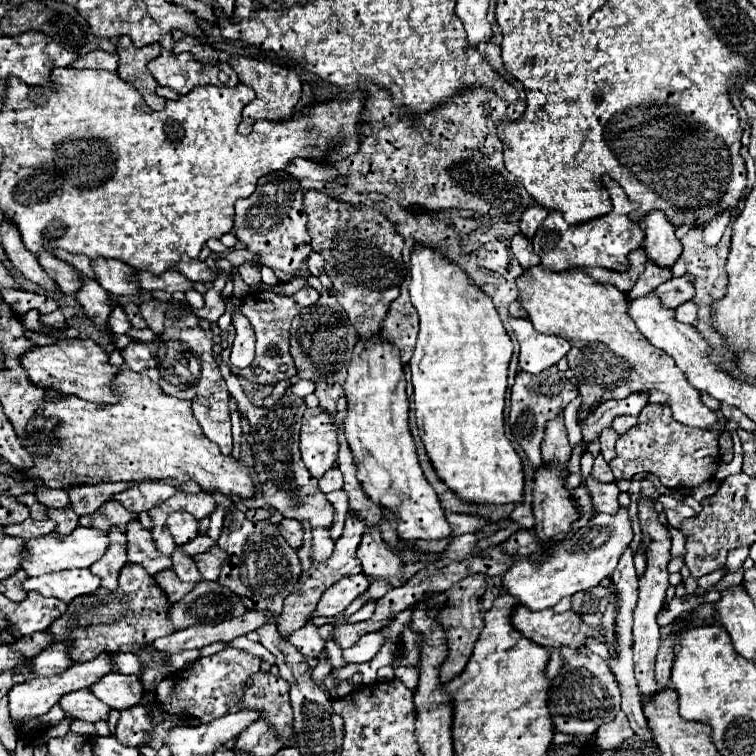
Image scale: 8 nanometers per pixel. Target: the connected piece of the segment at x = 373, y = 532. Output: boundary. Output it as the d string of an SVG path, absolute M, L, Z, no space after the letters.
M377 528L365 530L365 536L357 548L357 558L361 560L363 572L373 578L391 578L403 570L403 562L399 560L397 552L381 540Z

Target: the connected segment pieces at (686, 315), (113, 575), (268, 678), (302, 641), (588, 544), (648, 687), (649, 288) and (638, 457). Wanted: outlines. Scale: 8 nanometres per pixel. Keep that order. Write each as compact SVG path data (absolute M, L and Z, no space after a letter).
M685 302L677 308L677 320L679 322L689 322L695 324L697 322L697 304L695 302Z
M111 528L109 540L111 540L109 550L89 570L101 578L103 588L113 592L113 590L117 590L117 584L119 584L117 582L119 572L127 564L127 538L119 528Z
M257 672L239 702L243 708L257 708L261 718L275 726L279 740L293 740L293 712L289 704L289 682L271 672Z
M307 622L297 632L291 632L287 640L305 656L305 658L317 658L325 650L325 640L321 638L317 626L313 622Z
M619 508L619 512L613 516L595 514L585 528L579 528L573 536L559 542L555 552L547 560L541 560L539 564L531 562L533 558L515 560L503 576L503 588L511 596L519 598L521 604L529 610L553 608L561 598L573 596L581 590L589 590L603 578L609 578L613 574L613 568L617 568L621 552L631 544L631 540L633 528L629 508Z
M639 498L639 524L643 532L643 546L645 546L645 556L647 556L647 568L643 576L639 578L639 602L635 608L635 624L633 624L633 656L635 656L635 678L639 692L643 696L653 696L657 692L657 684L653 680L653 664L657 656L657 648L661 642L659 634L659 624L657 624L657 614L663 610L665 602L665 592L669 588L669 570L667 564L671 560L671 534L669 528L659 522L659 514L655 510L655 502L651 498Z
M647 262L645 272L639 276L637 284L629 290L629 296L645 296L647 292L653 292L659 284L671 280L671 268L661 268L653 262Z
M647 404L639 414L639 424L619 436L617 456L609 464L617 480L649 472L667 488L695 488L711 480L719 468L719 432L683 426L673 420L665 404Z

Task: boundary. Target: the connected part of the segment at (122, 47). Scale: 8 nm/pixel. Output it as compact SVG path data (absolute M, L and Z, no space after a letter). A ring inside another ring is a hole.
M121 36L117 40L117 56L119 56L119 68L117 74L121 80L131 84L133 88L139 90L143 96L145 104L151 110L163 110L165 108L165 98L159 98L155 94L157 82L147 70L149 60L157 58L161 52L161 44L149 44L145 48L135 48L129 40L129 36Z

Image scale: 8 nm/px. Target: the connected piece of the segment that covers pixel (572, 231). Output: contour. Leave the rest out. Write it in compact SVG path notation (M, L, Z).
M603 176L603 186L607 188L611 196L611 204L613 204L613 210L609 214L581 222L581 224L567 224L563 216L557 210L553 210L543 220L543 224L531 238L533 248L539 254L543 268L553 270L553 272L563 272L575 266L581 266L581 268L603 266L603 268L617 270L617 272L625 272L629 268L627 254L643 244L645 232L643 232L641 222L633 222L629 218L633 204L625 196L625 192L609 176Z

